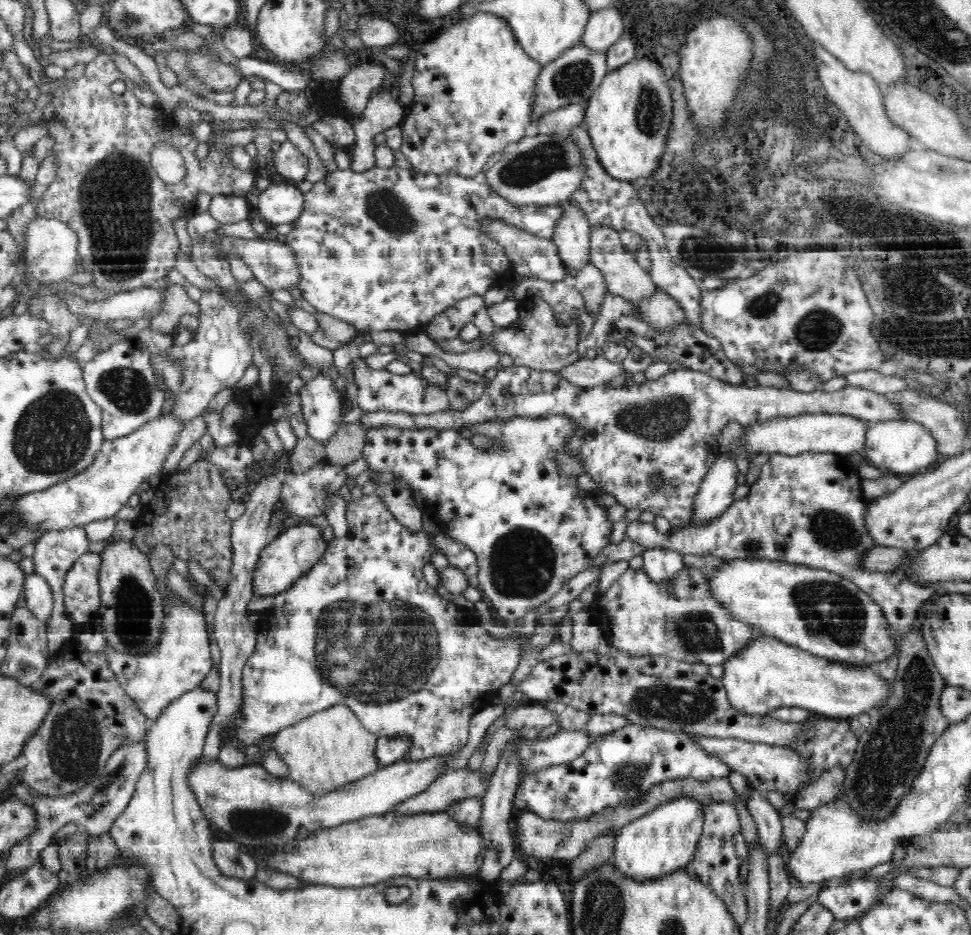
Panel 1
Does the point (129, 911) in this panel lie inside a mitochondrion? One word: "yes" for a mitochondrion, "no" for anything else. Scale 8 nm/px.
yes

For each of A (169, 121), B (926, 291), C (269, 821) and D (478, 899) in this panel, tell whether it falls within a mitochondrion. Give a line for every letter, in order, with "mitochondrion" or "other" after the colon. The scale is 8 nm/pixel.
A: other
B: mitochondrion
C: mitochondrion
D: other

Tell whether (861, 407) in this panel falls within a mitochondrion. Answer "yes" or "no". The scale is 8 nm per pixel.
no

